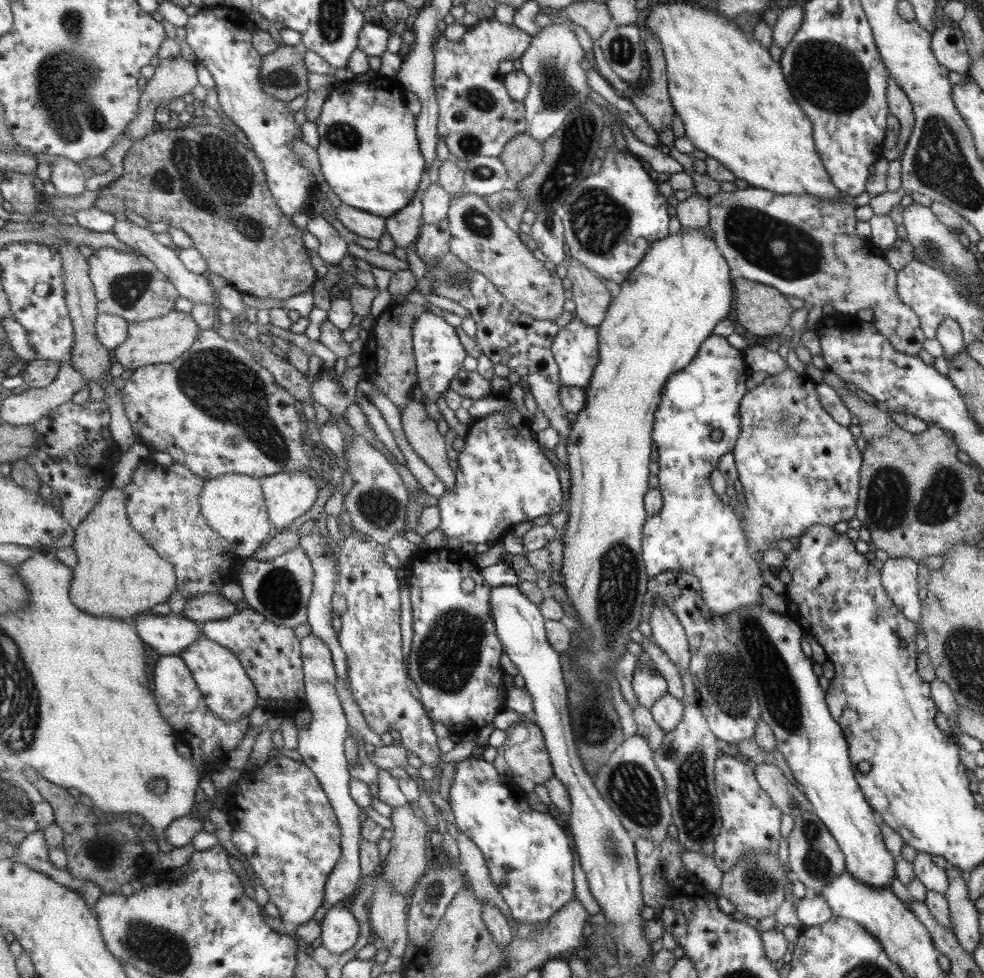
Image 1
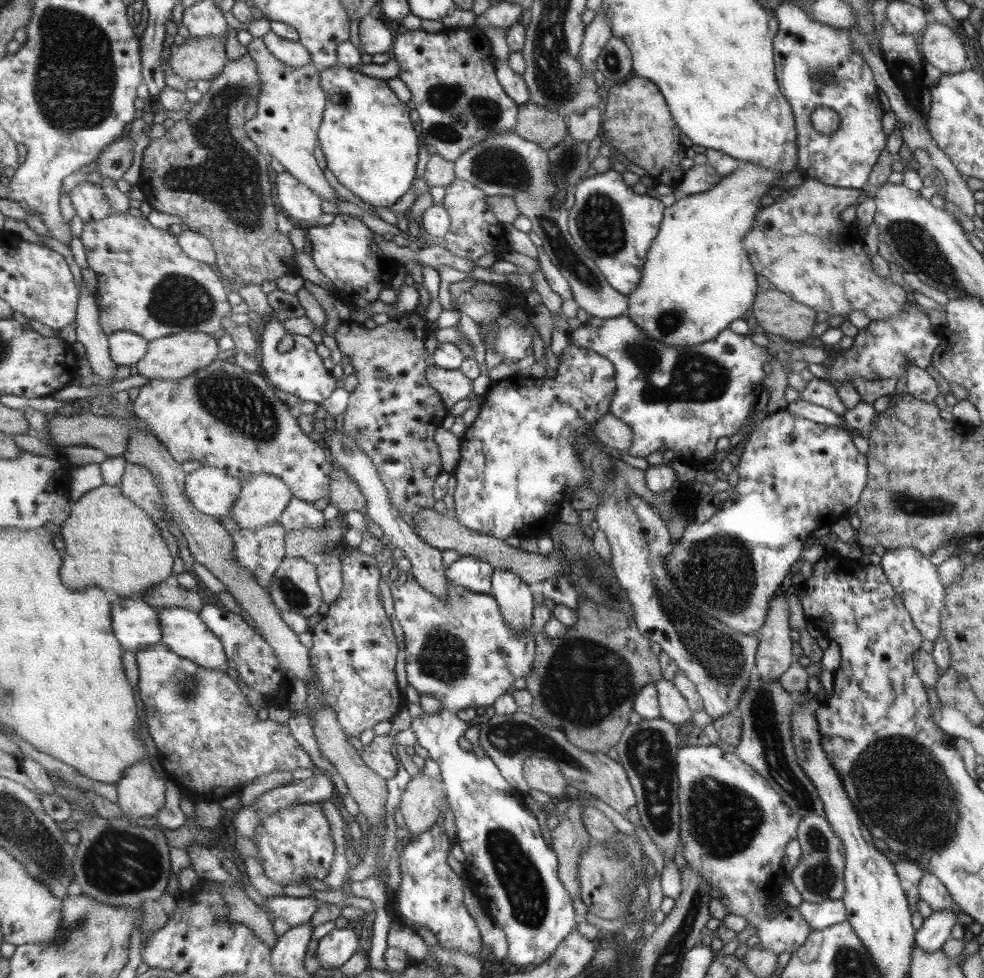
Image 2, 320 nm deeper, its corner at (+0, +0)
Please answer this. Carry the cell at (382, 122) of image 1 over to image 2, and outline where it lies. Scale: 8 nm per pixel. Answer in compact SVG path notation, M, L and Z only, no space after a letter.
M336 65L319 71L320 85L327 95L324 104L323 122L317 131L319 148L326 167L337 182L352 192L361 202L373 207L390 207L413 188L417 180L417 156L421 156L421 131L416 117L387 86L386 80L363 76L354 68Z

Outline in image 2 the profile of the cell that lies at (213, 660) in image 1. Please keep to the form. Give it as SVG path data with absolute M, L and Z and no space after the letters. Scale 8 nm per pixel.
M165 607L158 609L158 611L161 628L164 631L164 638L161 642L165 643L173 652L193 660L194 663L205 668L223 669L225 671L229 667L224 641L208 627L208 624L205 624L200 613L187 607Z

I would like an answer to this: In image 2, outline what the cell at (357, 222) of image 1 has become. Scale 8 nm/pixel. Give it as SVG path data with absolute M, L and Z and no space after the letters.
M262 37L253 38L247 46L248 54L260 70L261 90L257 100L257 112L246 123L246 132L259 145L264 146L270 158L275 158L283 170L307 185L319 200L335 204L343 202L323 177L323 171L315 163L313 150L317 131L323 122L324 104L327 95L320 85L319 69L312 64L299 68L283 64L268 52Z

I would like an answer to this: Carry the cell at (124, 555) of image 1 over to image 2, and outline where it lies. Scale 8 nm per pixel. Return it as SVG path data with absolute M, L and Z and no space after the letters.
M103 485L85 493L85 496L73 503L71 516L58 531L66 546L61 576L64 583L74 591L99 587L113 597L142 598L148 588L172 580L174 558L165 538L161 536L152 516L124 495L121 485Z

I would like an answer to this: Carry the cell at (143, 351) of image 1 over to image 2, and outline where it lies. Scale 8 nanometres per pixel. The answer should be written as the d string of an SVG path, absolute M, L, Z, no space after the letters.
M179 332L159 340L152 340L147 356L135 365L135 371L149 380L162 378L163 380L178 381L193 374L198 370L207 368L218 357L224 356L219 348L219 342L213 335L205 332Z

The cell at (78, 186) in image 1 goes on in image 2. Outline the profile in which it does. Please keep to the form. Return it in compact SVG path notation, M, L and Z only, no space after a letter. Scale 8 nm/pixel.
M85 181L72 190L72 202L79 216L86 224L91 221L105 220L114 212L109 197L104 193L101 185Z

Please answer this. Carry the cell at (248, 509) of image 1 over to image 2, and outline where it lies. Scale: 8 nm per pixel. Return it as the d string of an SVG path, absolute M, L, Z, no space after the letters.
M202 466L187 474L186 493L193 504L205 514L219 518L232 511L232 506L239 500L243 482L241 479L231 476L229 472L221 468Z

